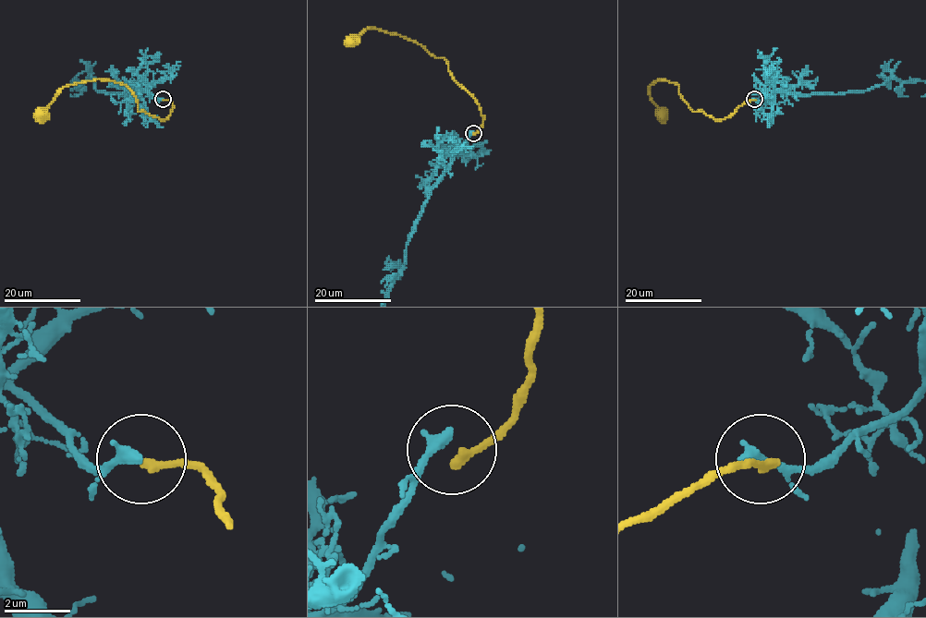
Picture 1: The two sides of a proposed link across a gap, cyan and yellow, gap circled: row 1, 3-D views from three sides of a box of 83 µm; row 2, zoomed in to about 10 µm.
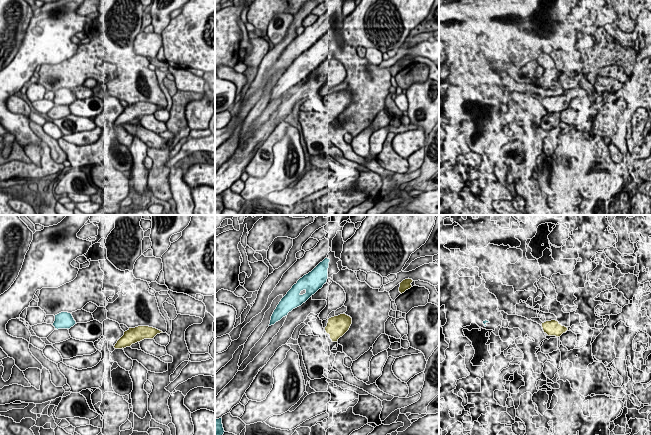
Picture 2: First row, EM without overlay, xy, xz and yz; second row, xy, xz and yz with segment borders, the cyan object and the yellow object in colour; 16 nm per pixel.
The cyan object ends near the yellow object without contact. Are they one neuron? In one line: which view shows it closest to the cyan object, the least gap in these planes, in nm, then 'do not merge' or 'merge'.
view xz; gap 460 nm; merge

